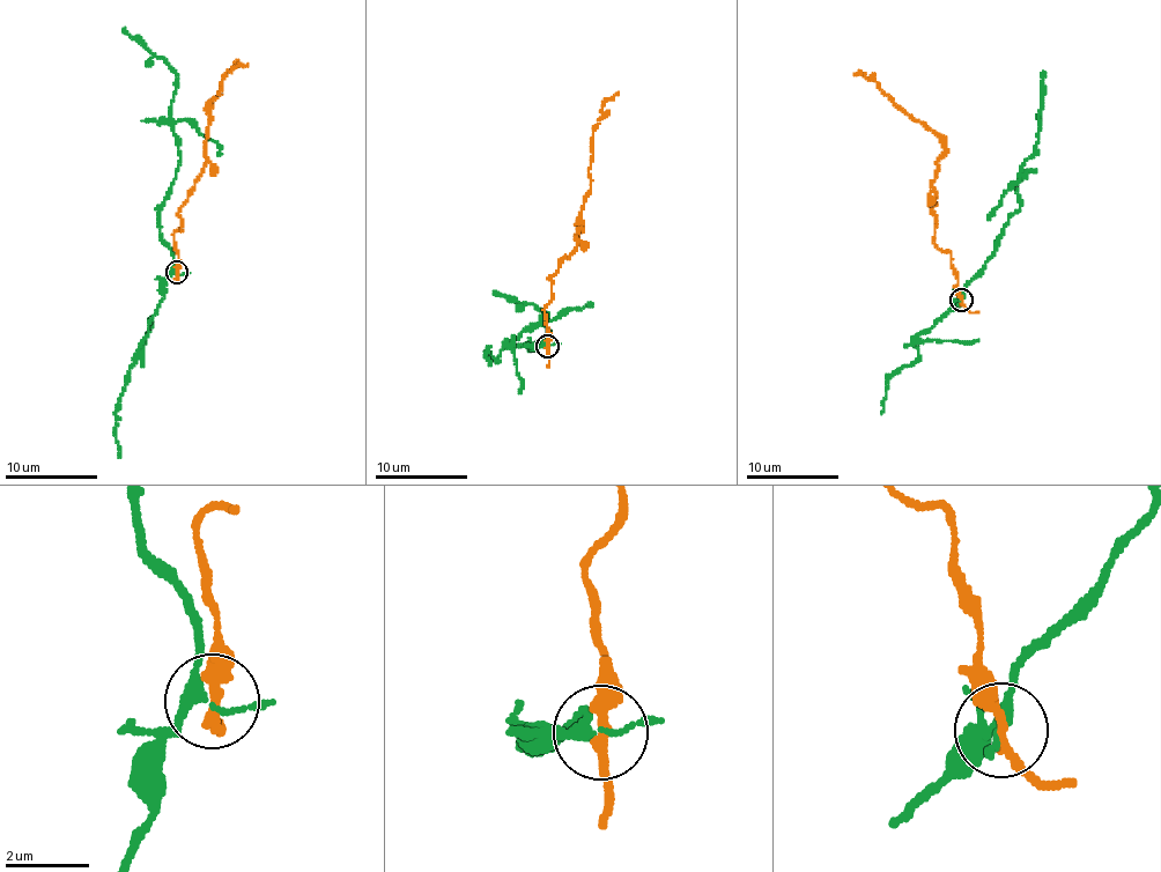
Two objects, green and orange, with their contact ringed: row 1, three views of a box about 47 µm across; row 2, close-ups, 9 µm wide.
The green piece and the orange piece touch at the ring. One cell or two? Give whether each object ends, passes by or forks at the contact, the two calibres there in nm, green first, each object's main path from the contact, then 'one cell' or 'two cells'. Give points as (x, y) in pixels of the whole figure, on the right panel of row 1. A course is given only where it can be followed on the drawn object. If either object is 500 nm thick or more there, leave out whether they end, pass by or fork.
green forks there; orange passes by; 200 nm thick on the green side, 240 nm on the other; green runs (962, 300), (964, 288), (983, 268), (1011, 218), (1020, 208), (1020, 167), (1034, 154), (1039, 134), (1043, 71); orange runs (962, 300), (951, 253), (932, 241), (932, 185), (944, 137), (865, 74), (853, 73); two cells

